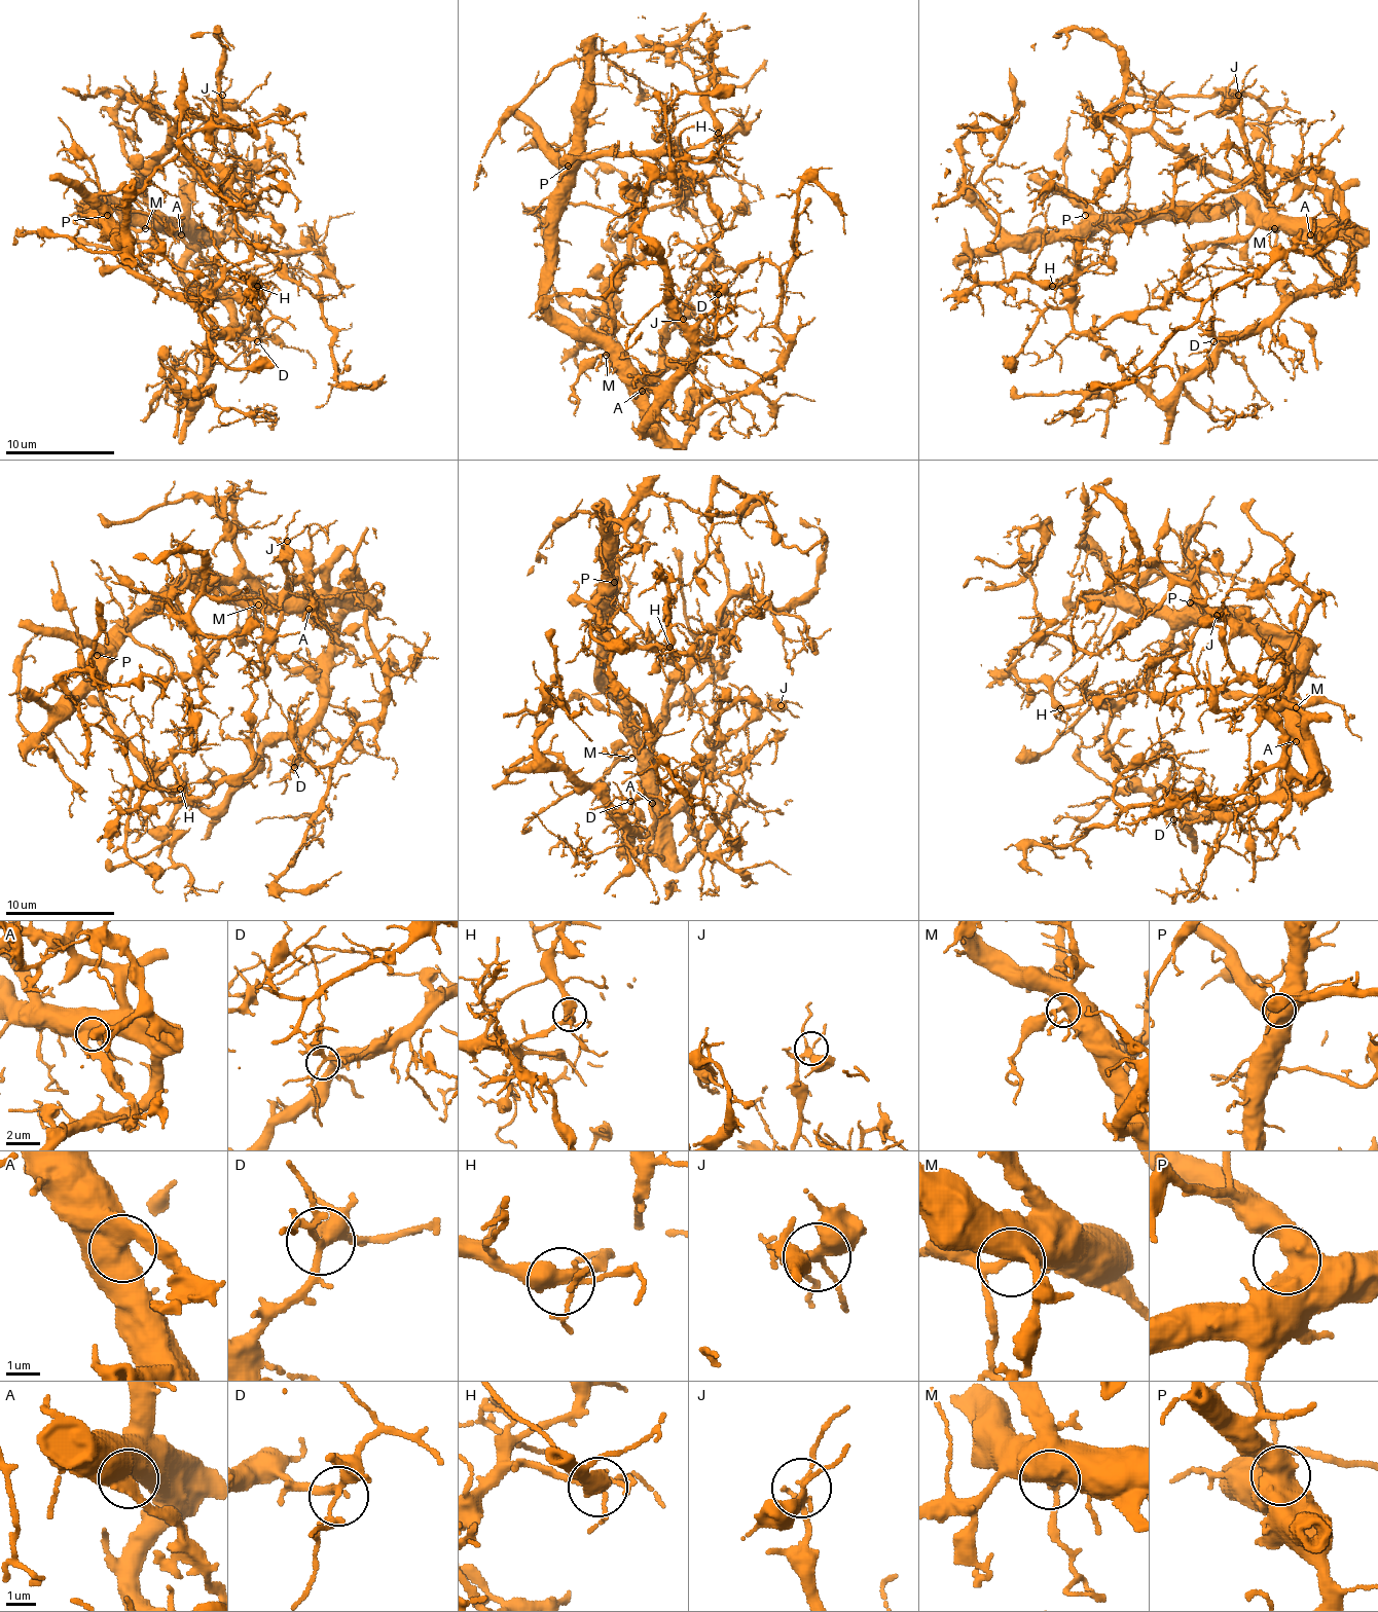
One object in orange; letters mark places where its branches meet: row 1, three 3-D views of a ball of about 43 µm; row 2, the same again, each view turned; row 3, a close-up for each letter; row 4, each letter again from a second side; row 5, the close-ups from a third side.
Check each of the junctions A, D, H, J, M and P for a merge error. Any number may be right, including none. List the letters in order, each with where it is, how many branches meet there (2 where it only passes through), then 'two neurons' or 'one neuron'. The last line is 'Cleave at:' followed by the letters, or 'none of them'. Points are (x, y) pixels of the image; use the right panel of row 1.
A: place (1310, 234); branches 2; one neuron
D: place (1213, 341); branches 4; one neuron
H: place (1052, 286); branches 5; one neuron
J: place (1238, 95); branches 5; one neuron
M: place (1274, 228); branches 3; one neuron
P: place (1085, 215); branches 2; one neuron
Cleave at: none of them

